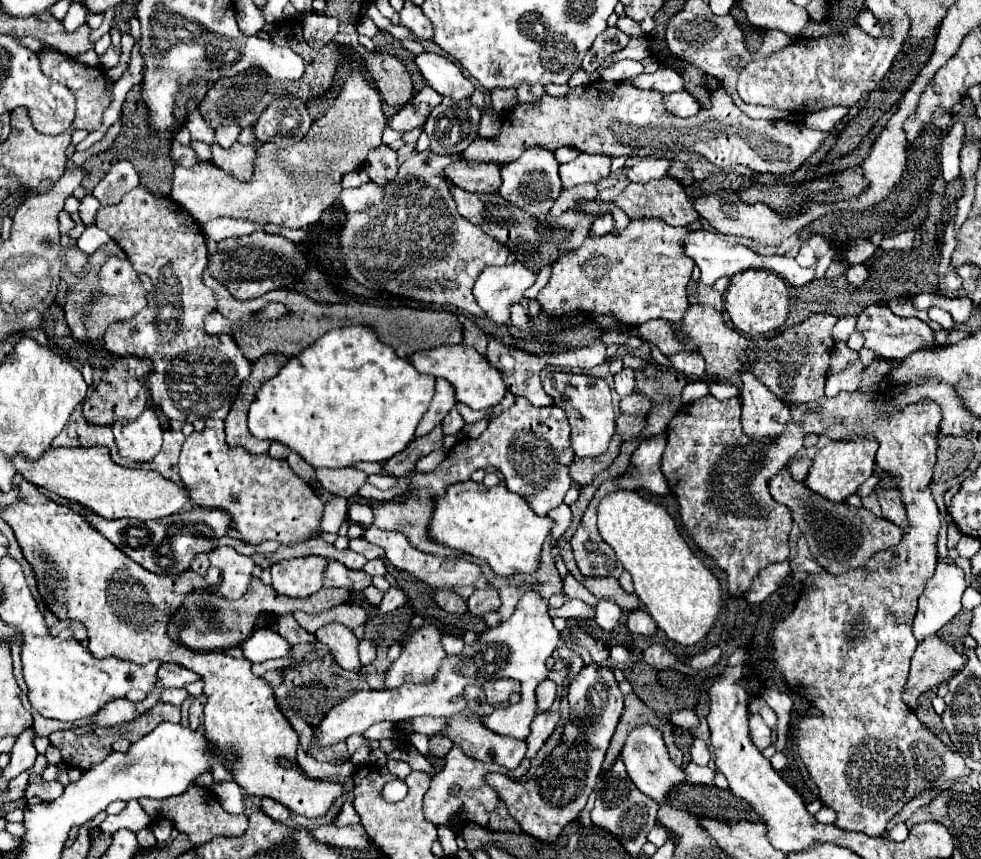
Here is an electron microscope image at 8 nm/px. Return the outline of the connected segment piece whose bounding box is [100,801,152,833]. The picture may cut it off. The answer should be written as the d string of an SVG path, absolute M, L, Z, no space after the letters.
M128 801L126 809L118 815L108 815L104 819L104 823L100 825L100 829L104 833L114 833L118 829L130 829L130 831L140 831L144 827L150 827L150 817L144 813L144 809L140 807L138 801Z

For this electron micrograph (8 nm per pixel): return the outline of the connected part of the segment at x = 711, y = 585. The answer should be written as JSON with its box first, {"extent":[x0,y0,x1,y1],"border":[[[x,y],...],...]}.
{"extent":[598,491,722,645],"border":[[[614,491],[606,497],[602,497],[598,505],[598,533],[600,537],[614,549],[618,561],[624,565],[624,569],[632,575],[634,591],[640,597],[640,601],[646,603],[652,619],[656,621],[658,629],[666,633],[670,641],[676,641],[680,645],[696,645],[706,637],[710,627],[714,625],[720,607],[722,607],[722,595],[720,595],[720,581],[712,575],[710,569],[702,565],[702,561],[692,553],[684,537],[678,533],[674,519],[668,515],[668,511],[650,501],[640,497],[634,491]]]}

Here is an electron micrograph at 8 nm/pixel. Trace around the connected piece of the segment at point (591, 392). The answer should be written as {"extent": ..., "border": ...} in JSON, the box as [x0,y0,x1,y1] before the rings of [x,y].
{"extent":[544,373,614,457],"border":[[[548,373],[544,379],[544,391],[554,399],[554,405],[562,407],[570,423],[570,445],[576,457],[598,457],[606,451],[614,435],[614,409],[612,391],[604,379],[574,373]]]}

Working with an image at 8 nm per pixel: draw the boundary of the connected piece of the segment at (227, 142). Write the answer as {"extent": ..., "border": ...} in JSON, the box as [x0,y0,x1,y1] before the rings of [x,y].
{"extent":[214,125,240,149],"border":[[[228,125],[228,127],[218,127],[216,133],[214,133],[214,145],[220,145],[224,149],[228,149],[236,137],[240,133],[240,127],[238,125]]]}

